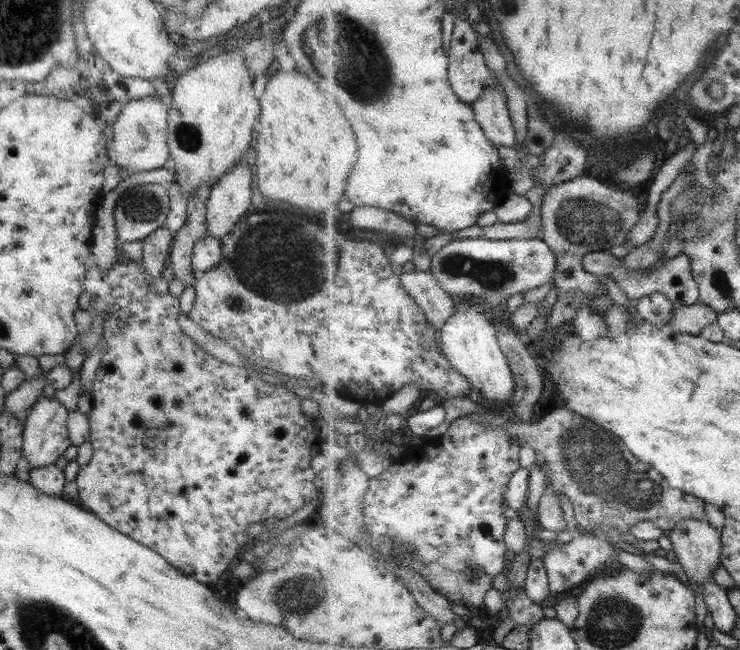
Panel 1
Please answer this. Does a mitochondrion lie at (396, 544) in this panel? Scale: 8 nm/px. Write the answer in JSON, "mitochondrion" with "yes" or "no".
{"mitochondrion":"yes"}

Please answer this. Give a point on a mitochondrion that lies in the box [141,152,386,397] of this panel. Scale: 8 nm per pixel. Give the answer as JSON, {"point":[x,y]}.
{"point":[252,252]}

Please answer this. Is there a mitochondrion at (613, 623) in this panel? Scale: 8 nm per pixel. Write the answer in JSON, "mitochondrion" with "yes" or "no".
{"mitochondrion":"yes"}

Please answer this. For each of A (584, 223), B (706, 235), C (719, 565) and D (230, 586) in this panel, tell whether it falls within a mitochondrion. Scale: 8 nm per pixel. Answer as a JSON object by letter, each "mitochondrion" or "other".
{"A":"mitochondrion","B":"mitochondrion","C":"other","D":"other"}

